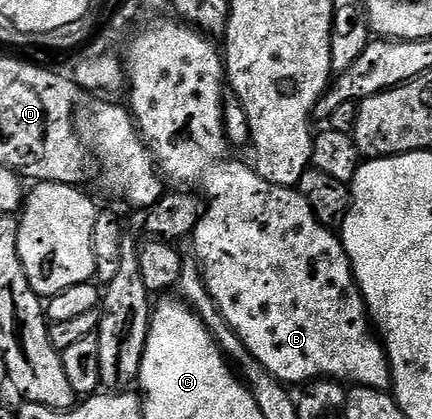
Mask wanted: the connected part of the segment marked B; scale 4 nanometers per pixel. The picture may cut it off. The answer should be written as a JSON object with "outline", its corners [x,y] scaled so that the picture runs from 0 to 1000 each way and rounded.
{"outline":[[[400,43],[375,45],[368,55],[347,55],[301,103],[287,138],[287,169],[296,181],[296,217],[301,208],[301,246],[296,263],[310,277],[310,291],[319,298],[319,315],[338,334],[347,368],[361,382],[361,396],[387,430],[403,437],[424,437],[424,449],[458,451],[468,446],[470,468],[486,465],[486,484],[475,487],[468,516],[458,535],[449,539],[444,573],[449,570],[447,606],[458,613],[458,632],[468,649],[468,668],[477,675],[481,699],[500,718],[509,747],[537,776],[537,785],[556,804],[556,814],[602,862],[602,871],[630,900],[639,900],[657,919],[671,914],[699,914],[715,919],[729,905],[771,905],[794,919],[822,924],[850,924],[852,928],[900,936],[907,916],[903,909],[903,864],[894,859],[894,831],[884,826],[877,802],[861,788],[861,764],[847,737],[847,721],[838,716],[838,692],[819,668],[819,644],[810,637],[810,618],[792,589],[792,573],[766,544],[741,537],[713,499],[713,480],[704,480],[699,463],[678,446],[650,446],[611,432],[588,411],[576,387],[558,389],[551,379],[532,379],[537,353],[523,329],[523,301],[514,286],[514,241],[519,234],[519,200],[523,198],[523,165],[519,131],[493,91],[479,88],[470,76]]]}

